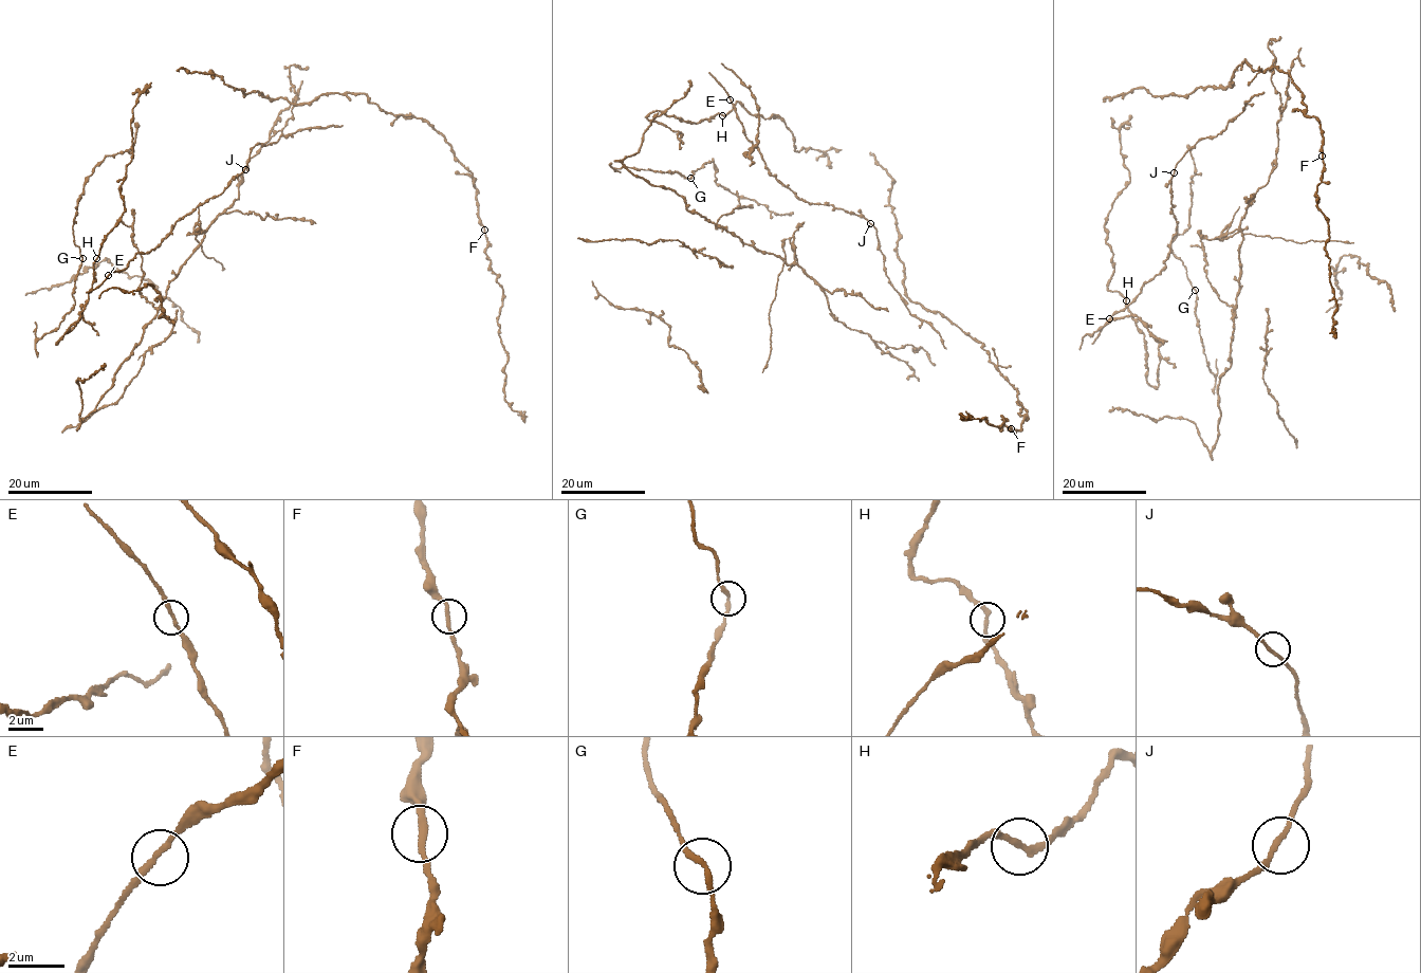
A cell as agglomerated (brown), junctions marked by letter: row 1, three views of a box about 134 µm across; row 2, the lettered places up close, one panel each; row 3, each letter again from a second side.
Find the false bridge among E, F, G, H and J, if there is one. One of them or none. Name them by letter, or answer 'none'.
none

